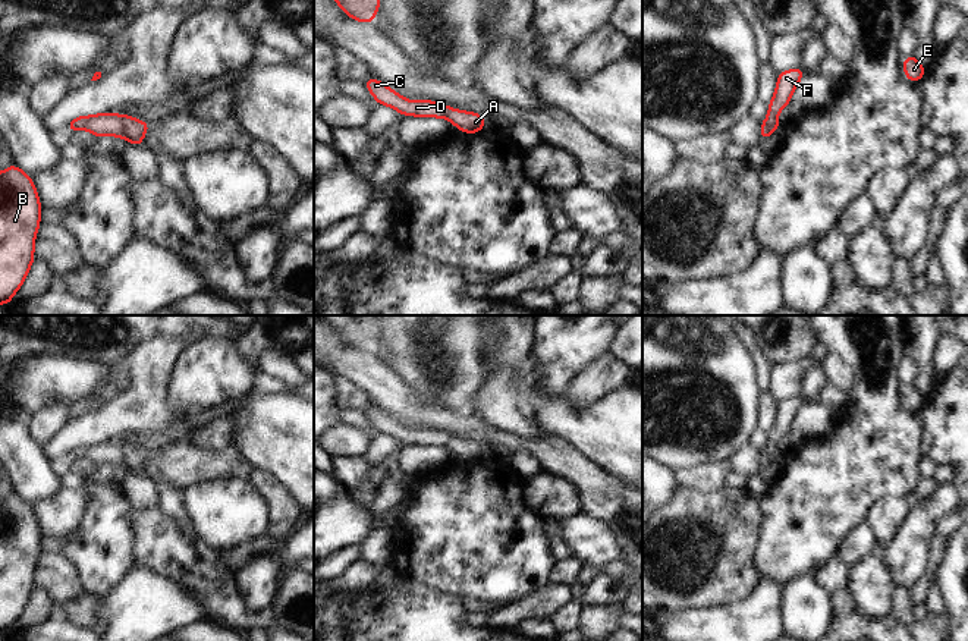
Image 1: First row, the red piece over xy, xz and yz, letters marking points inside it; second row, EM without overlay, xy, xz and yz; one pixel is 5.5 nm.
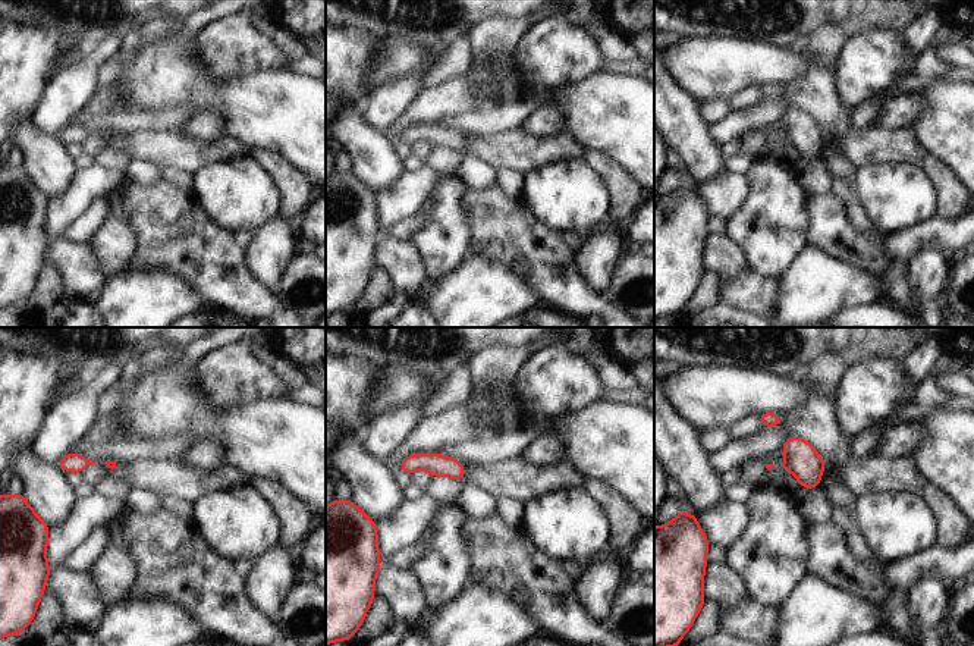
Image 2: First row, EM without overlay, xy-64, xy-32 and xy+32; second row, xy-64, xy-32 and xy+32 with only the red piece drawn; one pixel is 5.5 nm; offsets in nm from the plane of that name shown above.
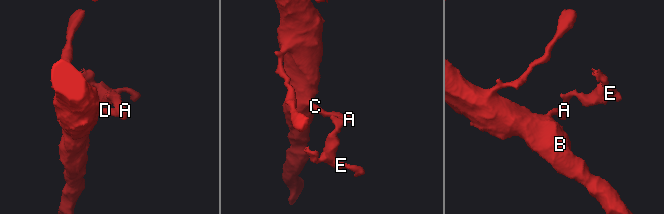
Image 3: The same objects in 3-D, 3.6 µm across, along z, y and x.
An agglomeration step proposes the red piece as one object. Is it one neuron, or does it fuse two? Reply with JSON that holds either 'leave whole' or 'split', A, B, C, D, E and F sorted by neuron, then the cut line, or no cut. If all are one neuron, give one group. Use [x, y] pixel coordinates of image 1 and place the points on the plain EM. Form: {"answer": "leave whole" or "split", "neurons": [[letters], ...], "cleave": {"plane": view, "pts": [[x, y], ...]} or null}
{"answer": "split", "neurons": [["A", "E", "F"], ["B", "C", "D"]], "cleave": {"plane": "xy", "pts": [[119, 445], [126, 465]]}}

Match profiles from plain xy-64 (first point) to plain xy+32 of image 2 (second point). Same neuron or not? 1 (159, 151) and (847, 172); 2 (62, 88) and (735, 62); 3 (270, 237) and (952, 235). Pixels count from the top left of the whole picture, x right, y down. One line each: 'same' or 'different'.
1: different
2: different
3: different

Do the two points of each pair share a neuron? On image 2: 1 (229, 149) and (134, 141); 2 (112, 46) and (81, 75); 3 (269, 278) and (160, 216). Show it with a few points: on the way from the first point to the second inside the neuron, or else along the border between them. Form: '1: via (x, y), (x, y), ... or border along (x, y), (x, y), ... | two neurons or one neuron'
1: via (206, 150), (157, 147) | one neuron
2: via (104, 50), (87, 68) | one neuron
3: border along (244, 251), (245, 266), (272, 289) | two neurons

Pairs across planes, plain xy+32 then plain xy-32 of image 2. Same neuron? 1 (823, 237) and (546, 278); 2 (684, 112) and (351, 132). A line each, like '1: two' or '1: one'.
1: one
2: one

